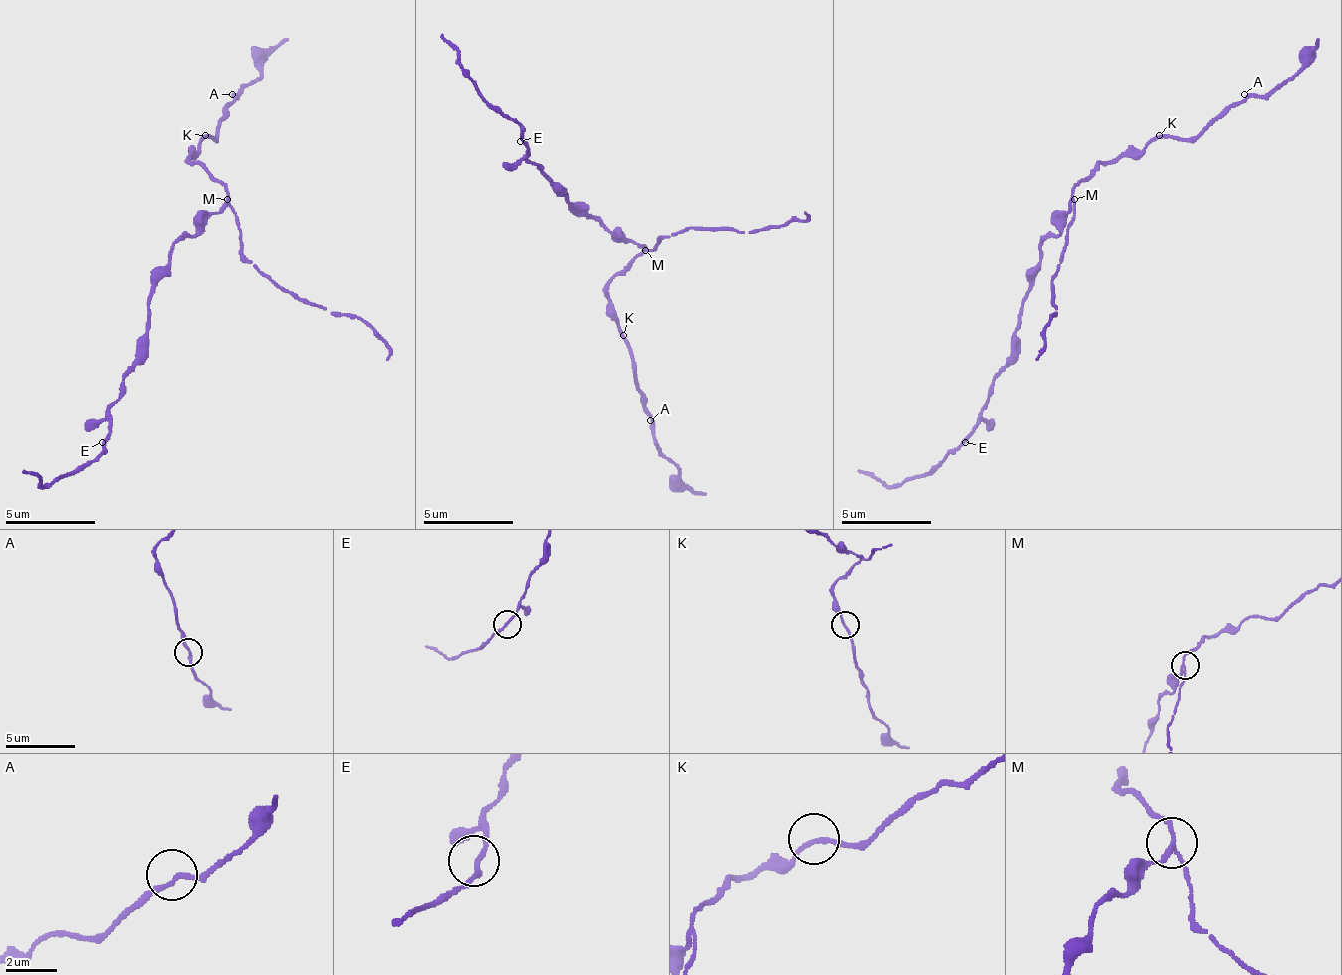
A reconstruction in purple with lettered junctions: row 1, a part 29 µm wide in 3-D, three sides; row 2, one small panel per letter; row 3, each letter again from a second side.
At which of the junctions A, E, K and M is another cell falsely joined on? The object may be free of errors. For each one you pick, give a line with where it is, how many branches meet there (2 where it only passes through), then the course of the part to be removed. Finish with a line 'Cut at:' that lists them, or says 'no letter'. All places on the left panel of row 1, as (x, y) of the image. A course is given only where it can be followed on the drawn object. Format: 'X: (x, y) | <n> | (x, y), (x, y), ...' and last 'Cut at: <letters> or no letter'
M: (227, 199) | 3 | (228, 198), (241, 252), (260, 270), (318, 306), (359, 315), (386, 347), (386, 360)
Cut at: M

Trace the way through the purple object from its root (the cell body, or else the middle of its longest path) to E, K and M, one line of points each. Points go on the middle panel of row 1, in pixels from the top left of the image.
E: (605, 226), (596, 217), (587, 217), (529, 159), (529, 150), (520, 141)
K: (605, 226), (614, 235), (623, 235), (646, 249), (641, 249), (610, 280), (610, 317), (623, 335)
M: (605, 226), (614, 235), (623, 235), (646, 249)

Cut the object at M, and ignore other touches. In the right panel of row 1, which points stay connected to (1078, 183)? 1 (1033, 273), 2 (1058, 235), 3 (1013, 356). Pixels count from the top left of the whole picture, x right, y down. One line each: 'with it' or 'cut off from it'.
1: with it
2: with it
3: with it

